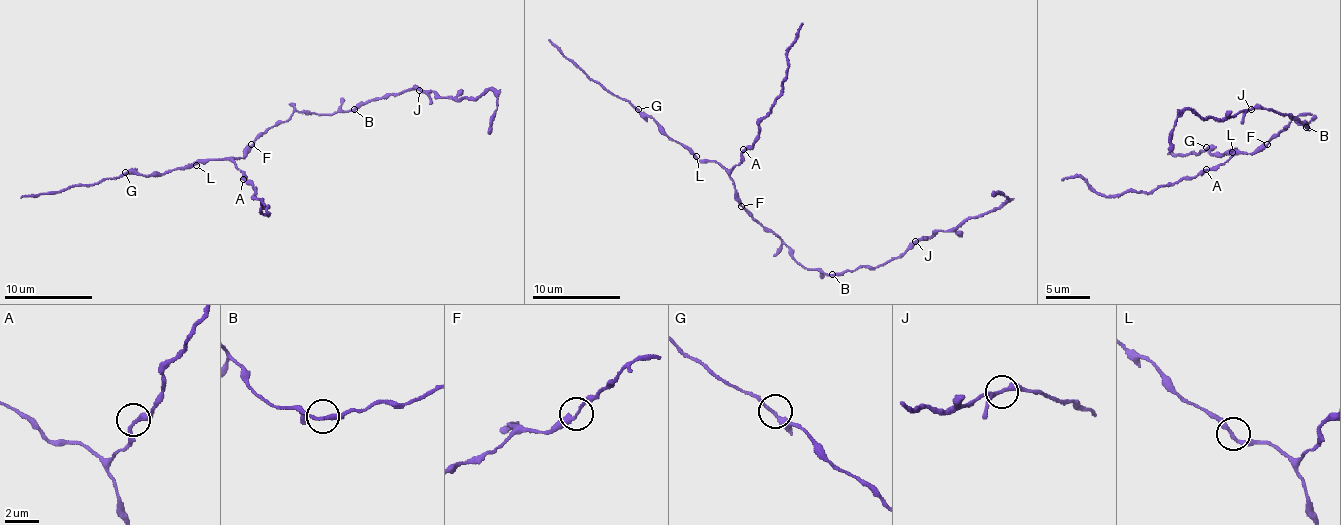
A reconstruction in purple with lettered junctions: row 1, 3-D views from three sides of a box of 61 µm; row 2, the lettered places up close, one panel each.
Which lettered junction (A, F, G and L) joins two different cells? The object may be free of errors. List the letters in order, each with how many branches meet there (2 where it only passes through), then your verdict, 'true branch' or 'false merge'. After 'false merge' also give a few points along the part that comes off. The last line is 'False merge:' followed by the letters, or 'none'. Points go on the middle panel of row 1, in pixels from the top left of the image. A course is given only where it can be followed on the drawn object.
A: branches 2; true branch
F: branches 2; false merge; course (741, 206), (807, 269), (844, 274), (885, 265), (918, 241), (954, 232), (1002, 206), (1008, 199), (991, 192)
G: branches 2; true branch
L: branches 2; true branch
False merge: F

